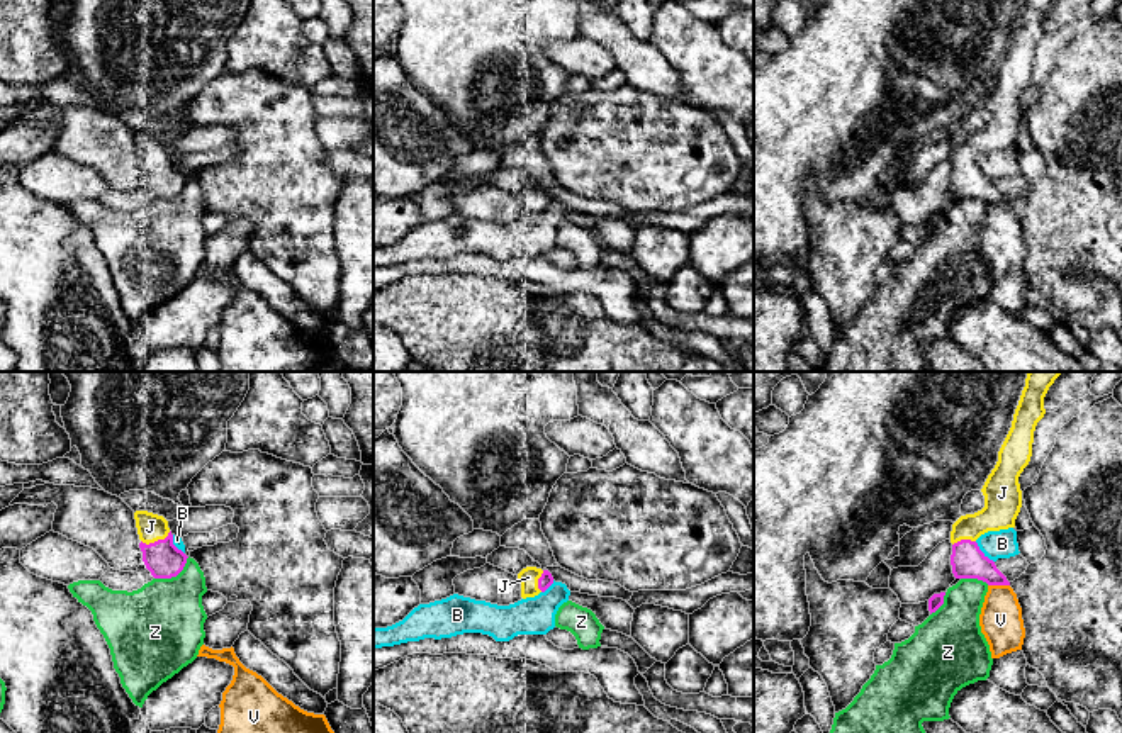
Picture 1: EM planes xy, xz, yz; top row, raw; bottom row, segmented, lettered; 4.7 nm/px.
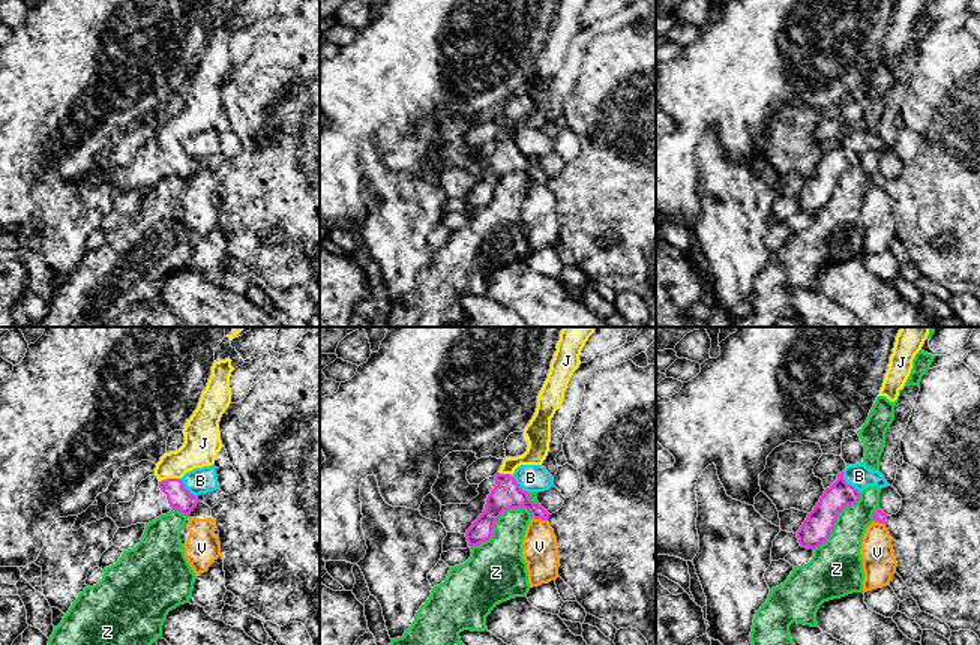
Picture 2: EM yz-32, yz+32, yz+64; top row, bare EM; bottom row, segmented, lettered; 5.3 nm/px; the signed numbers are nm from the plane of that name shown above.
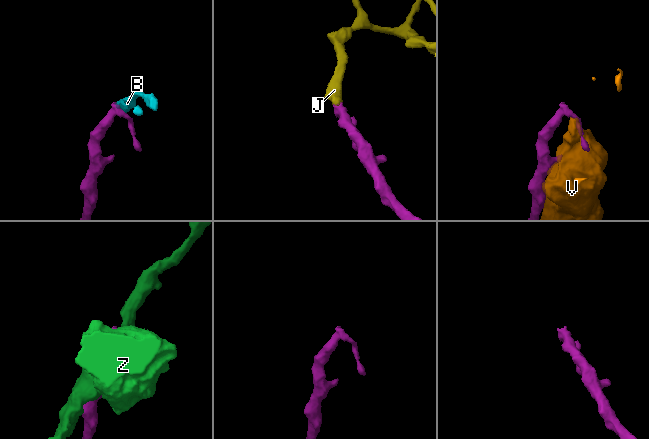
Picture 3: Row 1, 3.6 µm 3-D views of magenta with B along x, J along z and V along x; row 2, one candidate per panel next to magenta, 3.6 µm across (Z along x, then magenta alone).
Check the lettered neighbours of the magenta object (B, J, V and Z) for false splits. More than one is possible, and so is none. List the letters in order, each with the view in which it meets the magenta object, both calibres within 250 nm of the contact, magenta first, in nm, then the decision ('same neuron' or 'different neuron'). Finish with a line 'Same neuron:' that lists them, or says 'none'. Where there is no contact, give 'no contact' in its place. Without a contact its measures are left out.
B: yz | 160/130 nm | different neuron
J: xy | 170/130 nm | same neuron
V: yz | 160/200 nm | different neuron
Z: xy | 170/420 nm | different neuron
Same neuron: J

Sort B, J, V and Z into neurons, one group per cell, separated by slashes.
B / J / V / Z

